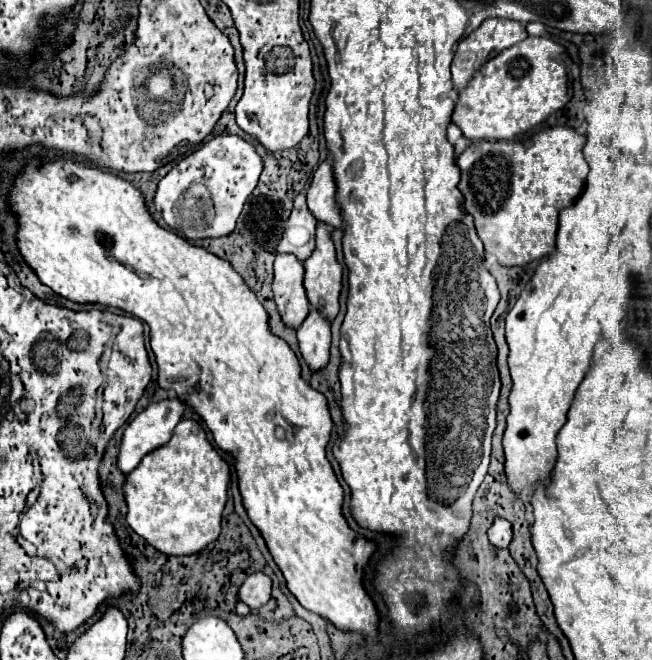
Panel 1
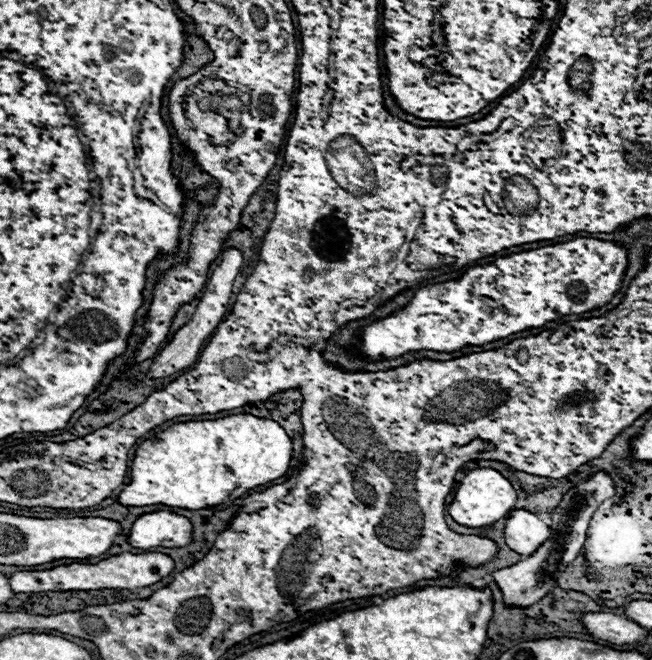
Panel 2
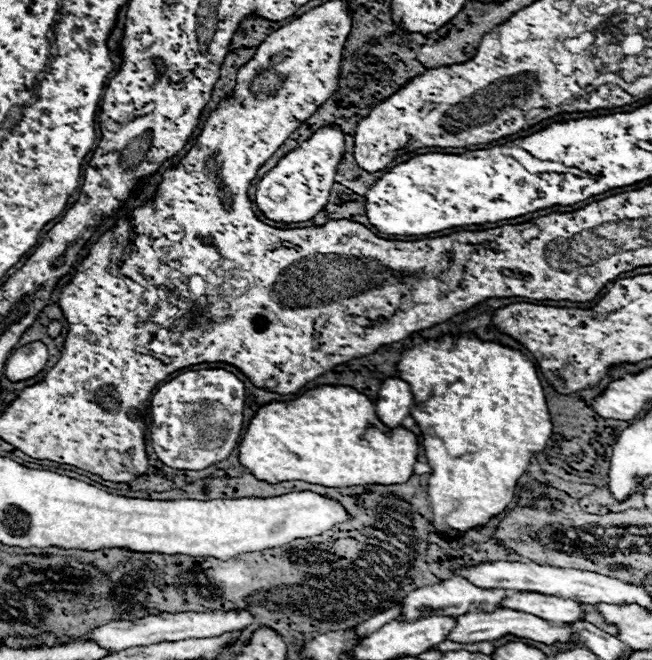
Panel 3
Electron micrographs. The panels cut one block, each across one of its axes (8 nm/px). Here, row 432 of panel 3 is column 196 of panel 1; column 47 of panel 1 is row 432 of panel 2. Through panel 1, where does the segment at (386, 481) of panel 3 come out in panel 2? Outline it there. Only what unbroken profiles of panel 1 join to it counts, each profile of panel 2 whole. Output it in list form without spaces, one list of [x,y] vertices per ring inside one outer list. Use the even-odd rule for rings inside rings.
[[[236,414],[220,420],[180,422],[144,440],[132,460],[130,480],[118,494],[122,506],[166,504],[176,508],[224,508],[254,486],[286,474],[292,440],[272,420]]]

